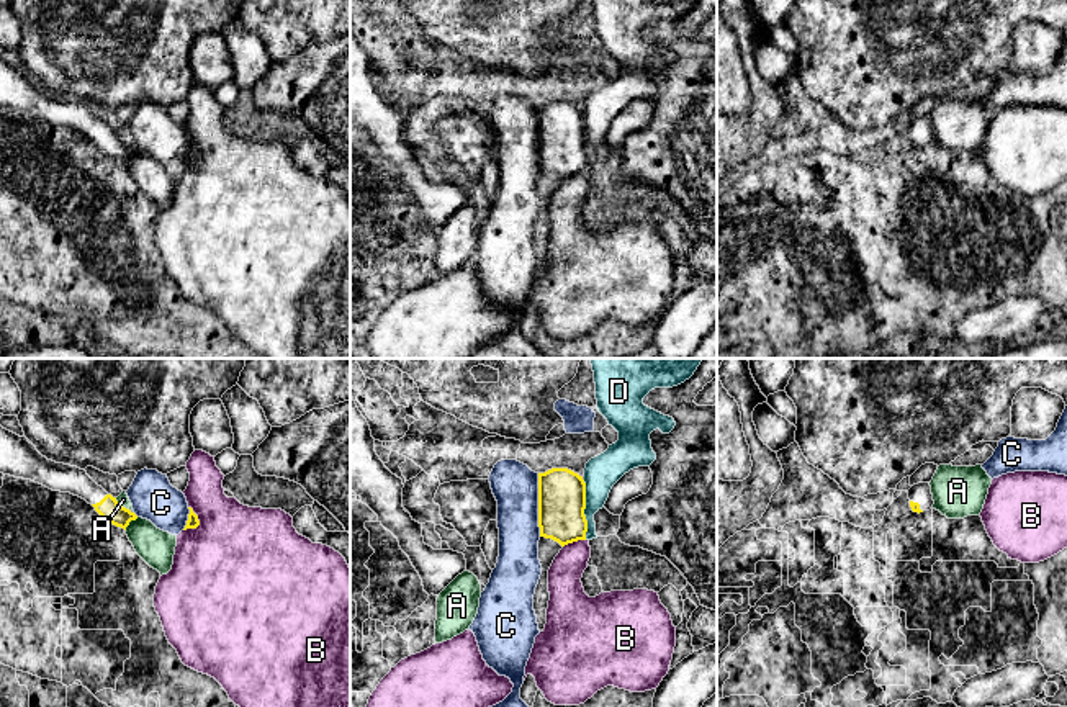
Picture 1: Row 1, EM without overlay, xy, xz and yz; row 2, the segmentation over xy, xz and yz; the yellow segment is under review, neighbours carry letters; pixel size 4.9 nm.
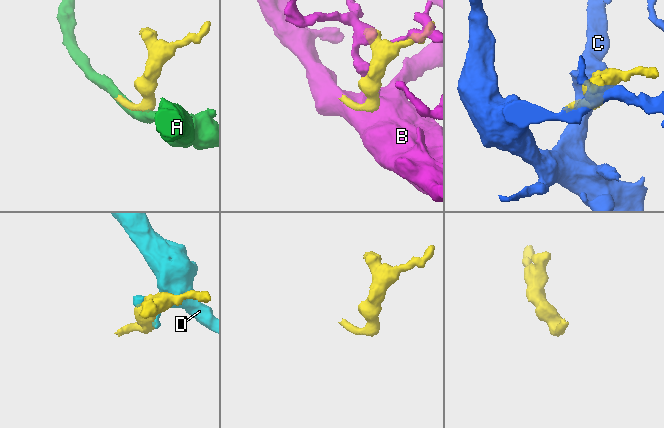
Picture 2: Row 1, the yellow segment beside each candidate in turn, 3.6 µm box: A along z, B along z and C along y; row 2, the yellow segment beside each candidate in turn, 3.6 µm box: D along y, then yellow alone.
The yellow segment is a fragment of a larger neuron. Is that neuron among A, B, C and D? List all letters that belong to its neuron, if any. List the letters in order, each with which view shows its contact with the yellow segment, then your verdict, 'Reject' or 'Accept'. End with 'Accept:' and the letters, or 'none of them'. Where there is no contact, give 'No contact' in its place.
A: Touches yellow in xy. Reject
B: Touches yellow in xy. Reject
C: Touches yellow in xz. Reject
D: Touches yellow in xz. Reject
Accept: none of them

